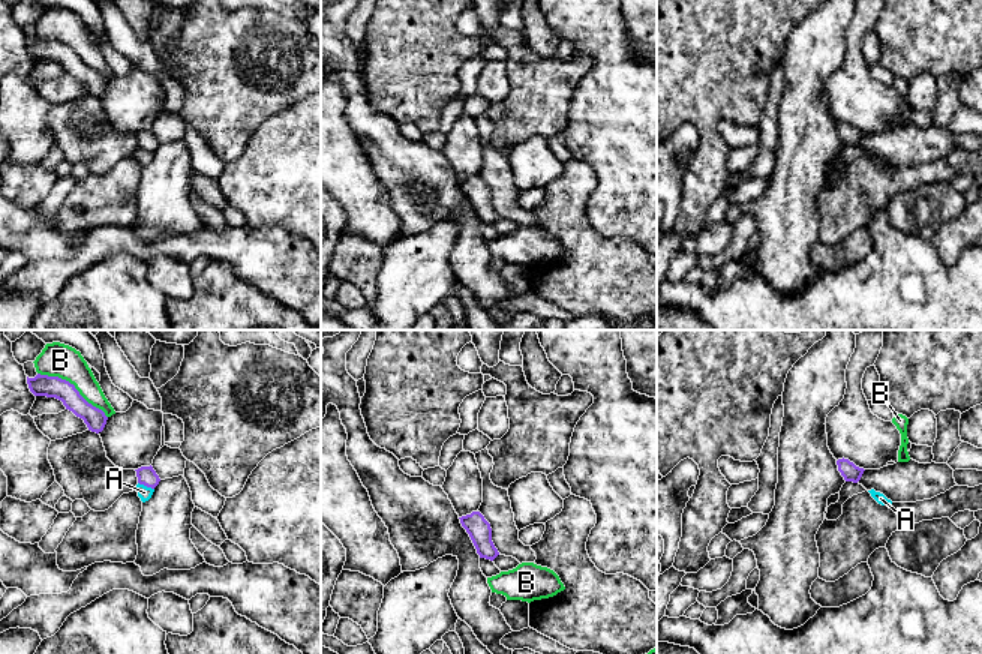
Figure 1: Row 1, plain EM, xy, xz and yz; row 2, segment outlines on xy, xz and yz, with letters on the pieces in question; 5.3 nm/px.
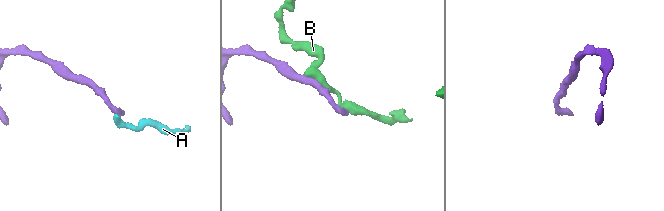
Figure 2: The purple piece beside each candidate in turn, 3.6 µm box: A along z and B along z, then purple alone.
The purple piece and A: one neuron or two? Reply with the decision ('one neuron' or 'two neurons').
two neurons

